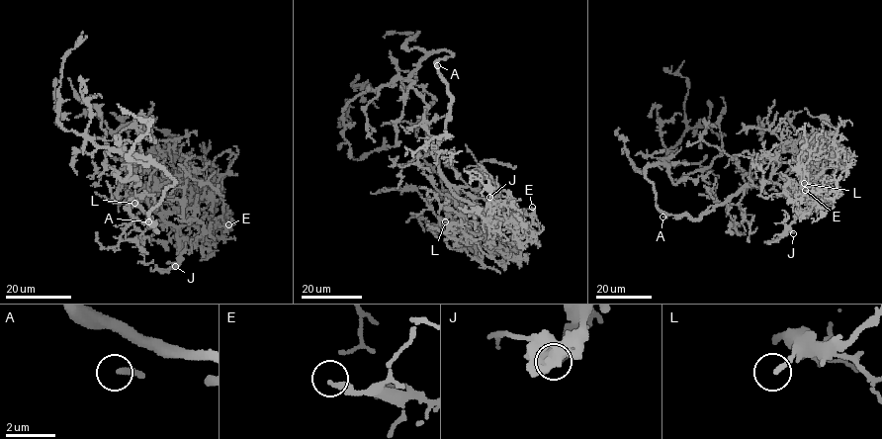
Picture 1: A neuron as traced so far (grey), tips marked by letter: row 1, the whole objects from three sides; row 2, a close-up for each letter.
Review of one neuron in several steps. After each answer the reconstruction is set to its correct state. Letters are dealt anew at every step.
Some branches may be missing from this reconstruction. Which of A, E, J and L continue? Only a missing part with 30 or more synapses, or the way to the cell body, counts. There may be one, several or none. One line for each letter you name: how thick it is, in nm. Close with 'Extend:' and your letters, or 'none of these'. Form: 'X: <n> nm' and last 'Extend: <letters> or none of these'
A: 240 nm
Extend: A

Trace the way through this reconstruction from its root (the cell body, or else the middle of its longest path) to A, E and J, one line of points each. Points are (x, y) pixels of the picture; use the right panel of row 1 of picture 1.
A: (674, 215), (662, 217)
E: (674, 215), (699, 219), (743, 188), (768, 183), (801, 198), (813, 194), (814, 199), (820, 190), (805, 190)
J: (674, 215), (699, 219), (743, 188), (775, 182), (801, 200), (790, 224), (793, 233)

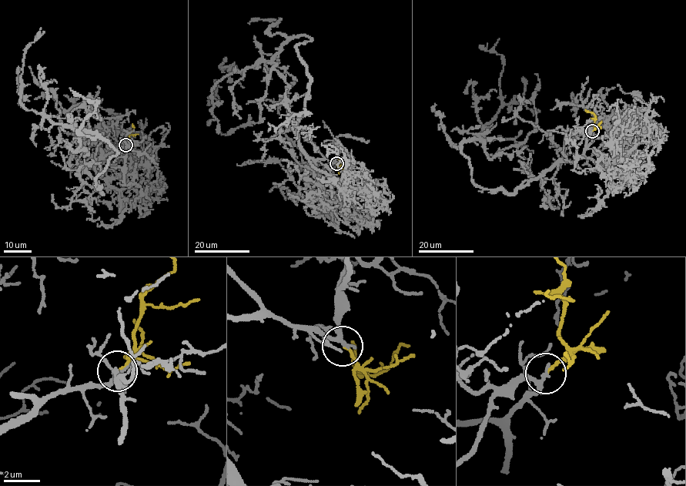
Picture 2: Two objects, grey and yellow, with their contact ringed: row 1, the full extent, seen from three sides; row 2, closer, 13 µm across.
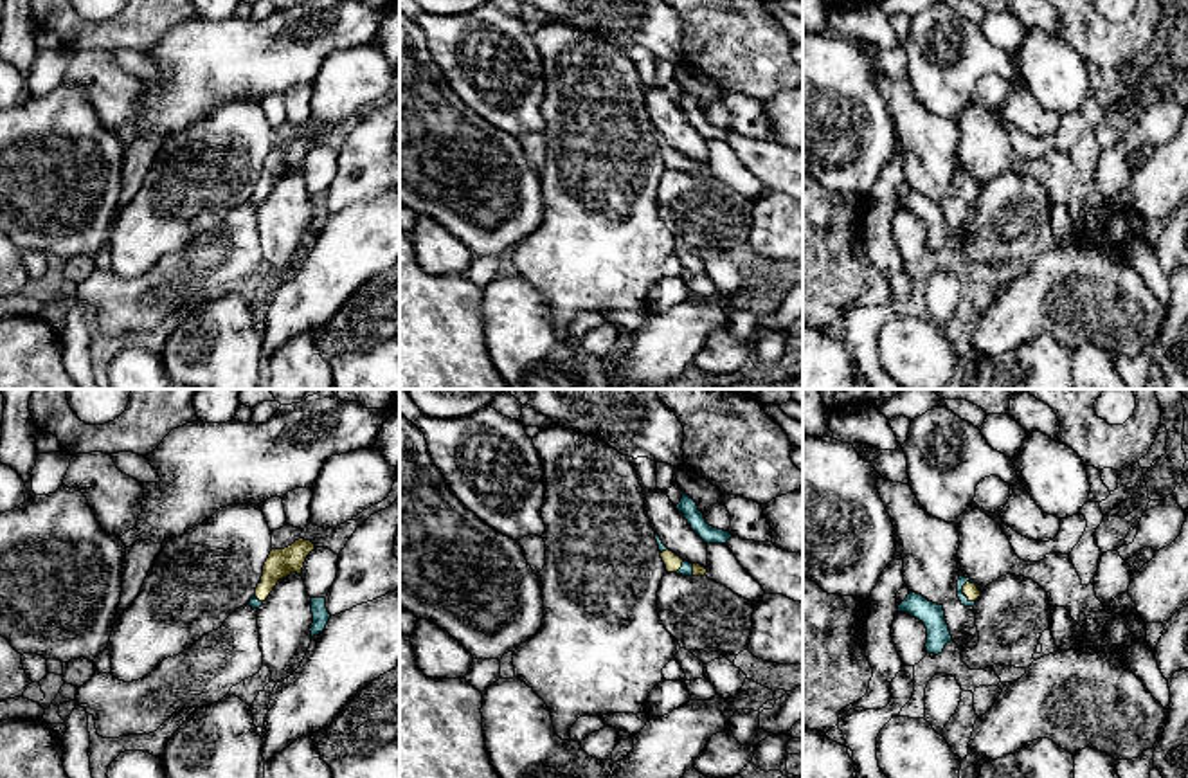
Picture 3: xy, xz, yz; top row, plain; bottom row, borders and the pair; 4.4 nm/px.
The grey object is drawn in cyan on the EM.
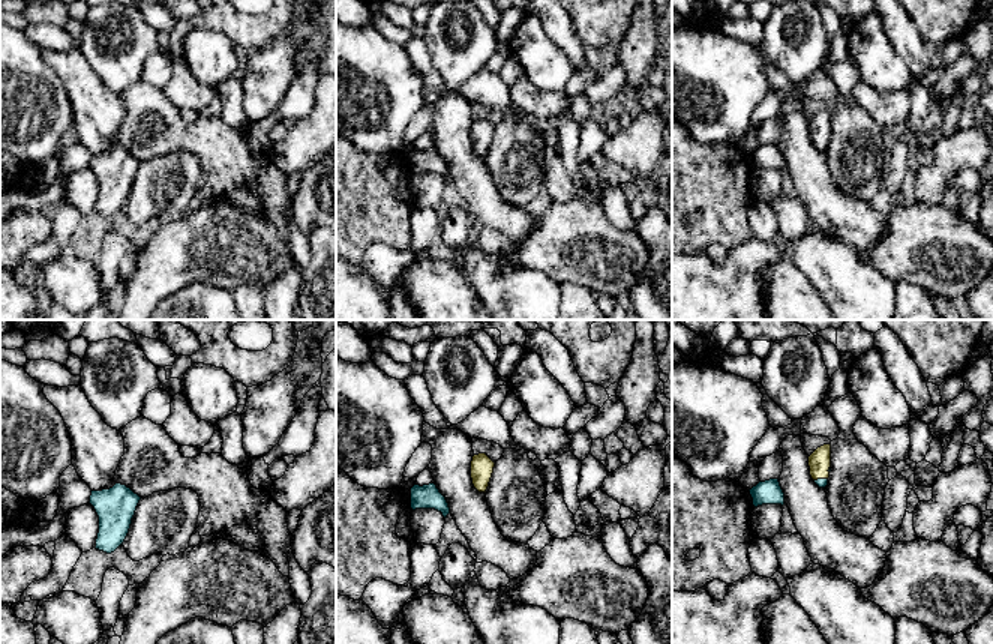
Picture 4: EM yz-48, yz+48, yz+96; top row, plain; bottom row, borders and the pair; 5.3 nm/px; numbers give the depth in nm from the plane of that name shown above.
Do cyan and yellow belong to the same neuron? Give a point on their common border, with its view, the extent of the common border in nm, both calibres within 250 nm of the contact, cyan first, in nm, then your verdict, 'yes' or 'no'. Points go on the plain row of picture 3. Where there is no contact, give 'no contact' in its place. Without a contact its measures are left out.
yz (962, 189) | 110 nm | 40/70 nm | yes

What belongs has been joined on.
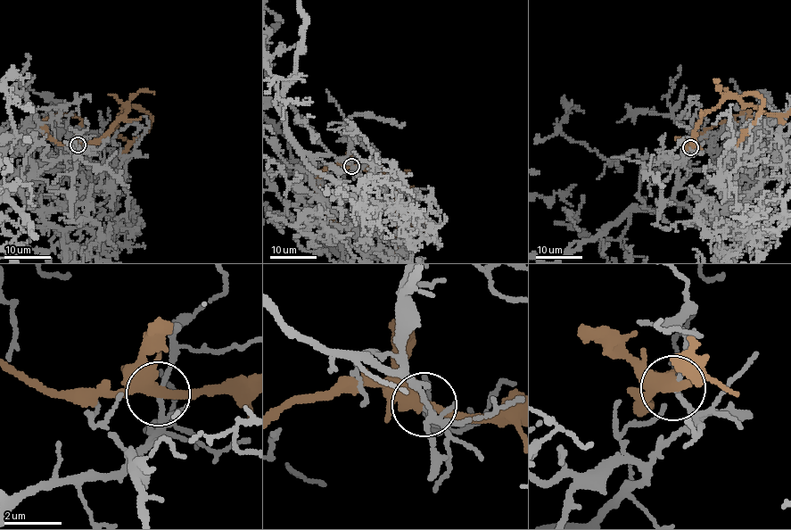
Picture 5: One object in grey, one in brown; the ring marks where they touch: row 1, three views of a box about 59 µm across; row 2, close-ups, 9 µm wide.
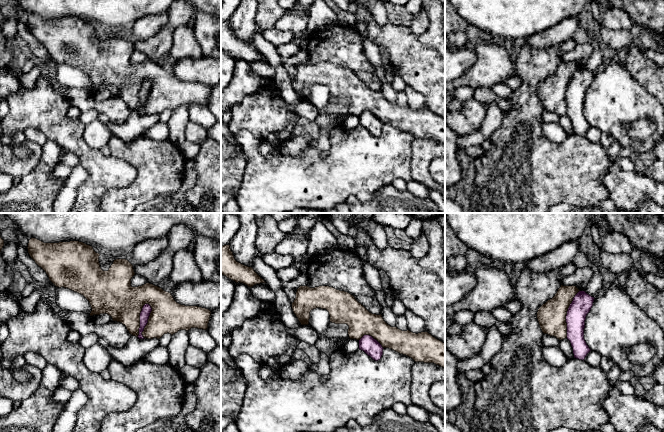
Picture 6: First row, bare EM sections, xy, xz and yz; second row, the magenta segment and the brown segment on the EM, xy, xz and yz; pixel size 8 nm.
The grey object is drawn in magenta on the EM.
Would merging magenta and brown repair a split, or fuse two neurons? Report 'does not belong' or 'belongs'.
does not belong

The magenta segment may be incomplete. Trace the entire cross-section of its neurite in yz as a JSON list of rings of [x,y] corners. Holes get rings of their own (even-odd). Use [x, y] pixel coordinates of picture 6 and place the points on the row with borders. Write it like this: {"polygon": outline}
{"polygon": [[[579,291],[570,304],[567,315],[567,339],[573,348],[574,358],[583,360],[591,351],[584,339],[584,328],[587,314],[590,312],[594,297],[585,291]]]}

